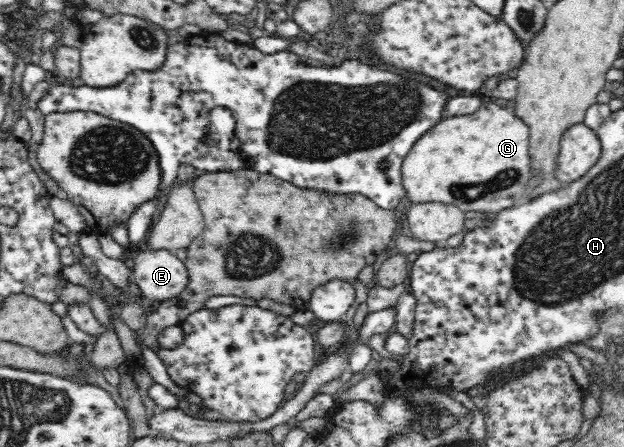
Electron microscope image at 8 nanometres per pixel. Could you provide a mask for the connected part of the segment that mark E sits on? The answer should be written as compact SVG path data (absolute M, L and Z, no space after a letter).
M145 249L134 258L133 276L135 284L139 286L140 291L151 301L165 302L175 296L179 296L188 283L188 272L185 262L181 261L171 251L161 249Z

